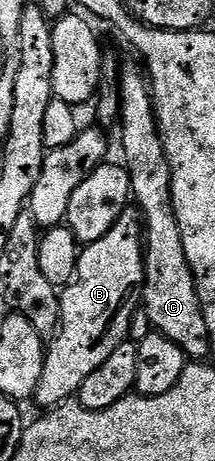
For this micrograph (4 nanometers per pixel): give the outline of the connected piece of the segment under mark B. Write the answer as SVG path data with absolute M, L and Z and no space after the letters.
M126 208L119 216L119 220L115 220L115 224L111 228L111 232L107 232L107 236L103 236L99 240L88 243L78 253L77 256L77 273L73 275L72 282L60 291L61 296L61 325L57 328L57 335L48 343L45 351L45 363L43 364L43 376L39 376L39 388L35 395L35 402L45 406L41 408L52 408L62 405L74 397L80 391L83 380L87 380L87 376L91 376L91 372L95 372L95 368L99 368L99 364L103 364L103 360L107 360L107 356L111 356L111 352L115 352L115 348L119 348L119 344L129 338L129 321L132 320L132 313L142 305L143 291L145 289L145 239L137 236L137 238L129 238L129 234L140 235L143 230L143 219L136 209Z

